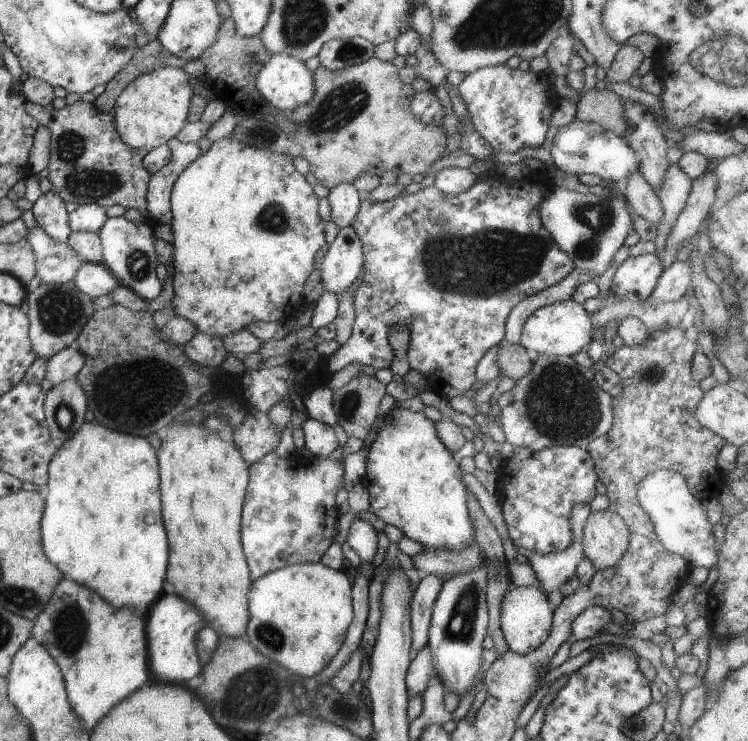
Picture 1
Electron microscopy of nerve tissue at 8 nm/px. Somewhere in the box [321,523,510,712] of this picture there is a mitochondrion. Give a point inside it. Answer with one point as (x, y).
(460, 628)

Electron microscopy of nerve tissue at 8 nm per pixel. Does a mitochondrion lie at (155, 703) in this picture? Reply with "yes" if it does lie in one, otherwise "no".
no

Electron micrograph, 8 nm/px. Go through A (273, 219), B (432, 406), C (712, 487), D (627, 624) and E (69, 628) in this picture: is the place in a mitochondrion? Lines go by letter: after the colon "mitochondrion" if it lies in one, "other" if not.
A: mitochondrion
B: other
C: other
D: other
E: mitochondrion

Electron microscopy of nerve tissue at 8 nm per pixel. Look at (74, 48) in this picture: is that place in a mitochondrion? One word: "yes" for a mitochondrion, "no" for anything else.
yes

